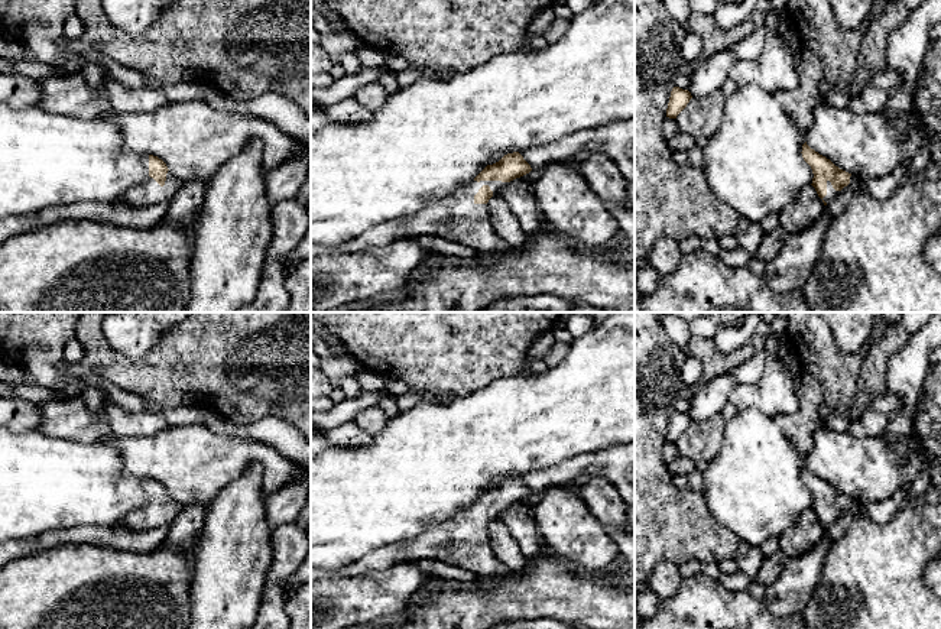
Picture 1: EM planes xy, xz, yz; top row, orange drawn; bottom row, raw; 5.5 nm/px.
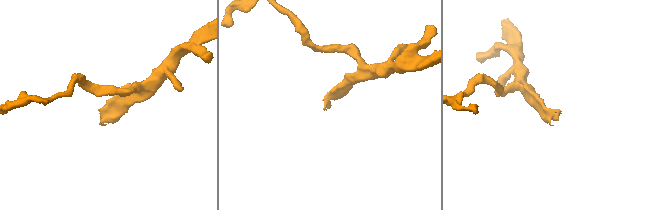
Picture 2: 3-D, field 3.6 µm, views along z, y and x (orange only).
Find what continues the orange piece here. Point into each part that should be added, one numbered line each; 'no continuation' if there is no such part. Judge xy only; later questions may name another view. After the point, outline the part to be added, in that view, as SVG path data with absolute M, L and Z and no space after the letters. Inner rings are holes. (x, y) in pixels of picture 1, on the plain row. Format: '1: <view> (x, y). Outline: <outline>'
1: xy (148, 516). Outline: M149 479L142 480L142 487L146 495L146 503L127 513L119 526L126 528L127 531L146 531L156 526L171 526L181 512L182 505L168 495L165 509L160 510L149 500Z

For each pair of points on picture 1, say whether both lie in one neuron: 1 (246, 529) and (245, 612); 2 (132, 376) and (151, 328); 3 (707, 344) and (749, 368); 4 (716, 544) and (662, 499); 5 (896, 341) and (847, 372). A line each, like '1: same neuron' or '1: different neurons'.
1: same neuron
2: different neurons
3: different neurons
4: same neuron
5: different neurons

